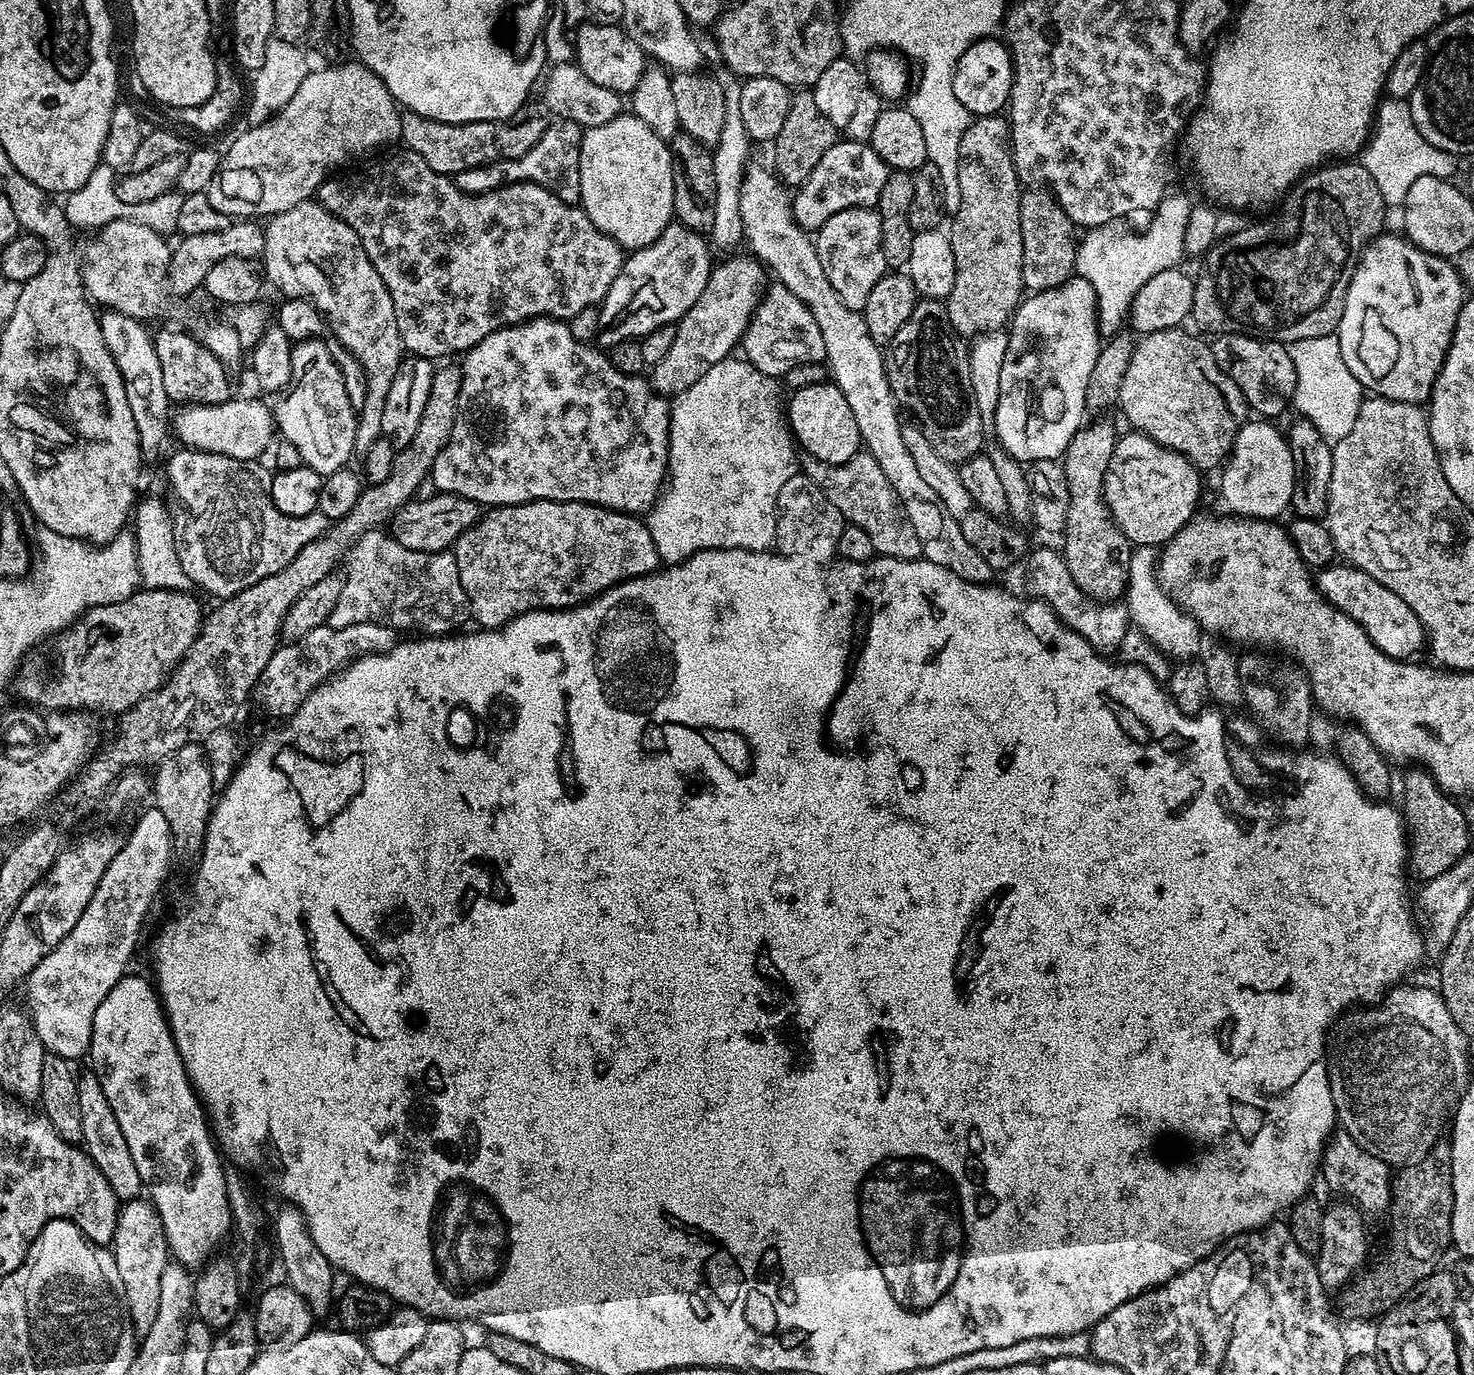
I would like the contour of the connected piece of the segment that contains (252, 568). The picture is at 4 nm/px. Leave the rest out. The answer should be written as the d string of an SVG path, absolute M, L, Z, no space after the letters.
M184 446L180 450L168 460L168 484L172 487L173 498L180 500L187 513L204 512L206 518L210 516L206 552L210 558L208 566L214 569L214 593L221 597L233 596L262 578L279 574L296 557L296 551L328 531L330 521L318 510L305 516L287 516L279 512L272 501L269 481L260 477L253 461L239 461L224 453L201 452L193 447Z

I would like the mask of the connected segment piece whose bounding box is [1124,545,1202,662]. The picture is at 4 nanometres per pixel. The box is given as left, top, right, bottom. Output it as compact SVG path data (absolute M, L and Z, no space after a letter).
M1137 545L1131 553L1124 593L1129 623L1167 657L1178 662L1195 659L1200 653L1202 630L1187 612L1177 607L1157 580L1155 566L1159 560L1159 551Z

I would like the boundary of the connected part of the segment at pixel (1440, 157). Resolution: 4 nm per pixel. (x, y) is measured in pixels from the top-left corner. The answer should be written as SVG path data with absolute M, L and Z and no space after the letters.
M1388 98L1377 107L1370 139L1362 149L1362 163L1366 170L1370 170L1370 178L1378 182L1378 190L1382 190L1385 205L1400 206L1410 186L1418 178L1426 175L1444 180L1455 177L1458 160L1446 150L1438 150L1438 146L1422 138L1418 126L1414 126L1407 99Z

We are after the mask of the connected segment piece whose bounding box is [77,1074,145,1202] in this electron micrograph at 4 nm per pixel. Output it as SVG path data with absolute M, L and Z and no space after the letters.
M96 1074L84 1077L81 1075L78 1081L78 1102L82 1109L82 1147L94 1162L94 1166L98 1166L102 1178L110 1182L110 1190L114 1190L116 1199L121 1202L135 1200L141 1195L145 1182L138 1174L138 1166L134 1166L130 1146L126 1146L126 1137L122 1135L122 1126L118 1126L118 1118L114 1118L110 1102L106 1102L100 1077Z

